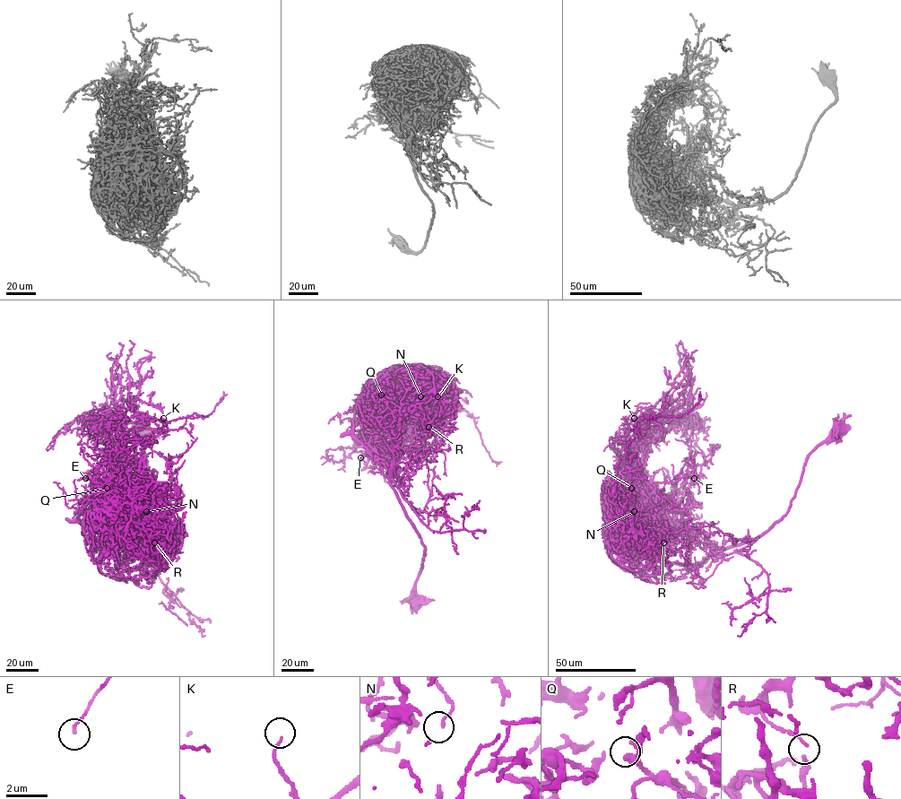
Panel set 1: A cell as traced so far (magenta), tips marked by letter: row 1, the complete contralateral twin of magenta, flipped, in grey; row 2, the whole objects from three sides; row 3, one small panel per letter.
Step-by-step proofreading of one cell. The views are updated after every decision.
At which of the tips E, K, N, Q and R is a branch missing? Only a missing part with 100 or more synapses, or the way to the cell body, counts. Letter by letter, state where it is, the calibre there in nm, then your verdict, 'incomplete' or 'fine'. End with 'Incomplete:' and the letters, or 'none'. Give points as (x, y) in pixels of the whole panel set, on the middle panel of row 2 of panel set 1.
E: at (360, 457); 110 nm thick; fine
K: at (437, 396); 140 nm thick; incomplete
N: at (420, 396); 90 nm thick; fine
Q: at (381, 395); 320 nm thick; fine
R: at (428, 427); 140 nm thick; fine
Incomplete: K

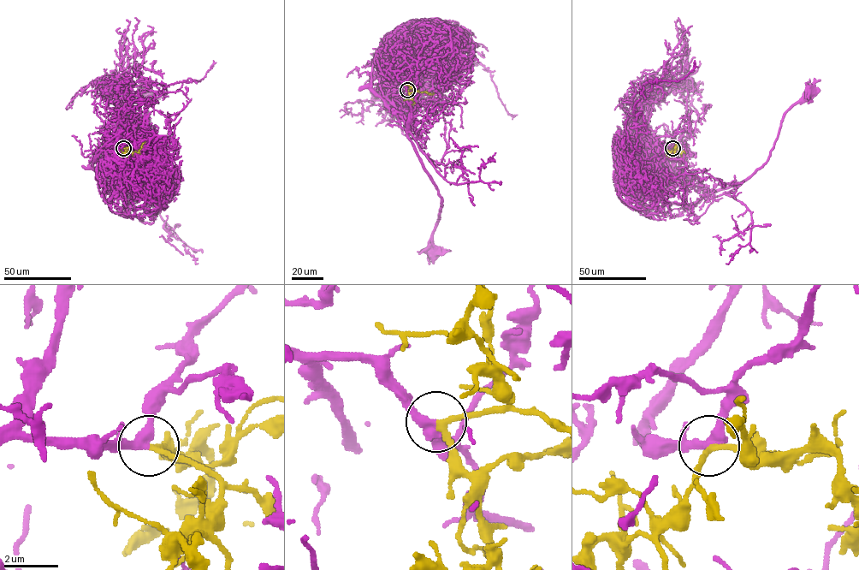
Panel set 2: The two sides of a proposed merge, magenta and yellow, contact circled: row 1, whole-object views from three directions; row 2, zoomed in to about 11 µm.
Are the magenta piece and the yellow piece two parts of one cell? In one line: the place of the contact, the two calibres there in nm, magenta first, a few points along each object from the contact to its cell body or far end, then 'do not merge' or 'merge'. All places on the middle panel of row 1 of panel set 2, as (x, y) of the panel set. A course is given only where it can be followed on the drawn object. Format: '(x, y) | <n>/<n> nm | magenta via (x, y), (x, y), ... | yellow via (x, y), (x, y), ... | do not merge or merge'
(407, 90) | 360/180 nm | magenta via (407, 90), (394, 85), (399, 87), (394, 105), (405, 122), (407, 139), (441, 198), (433, 233), (435, 252) | yellow via (407, 90), (433, 92) | merge

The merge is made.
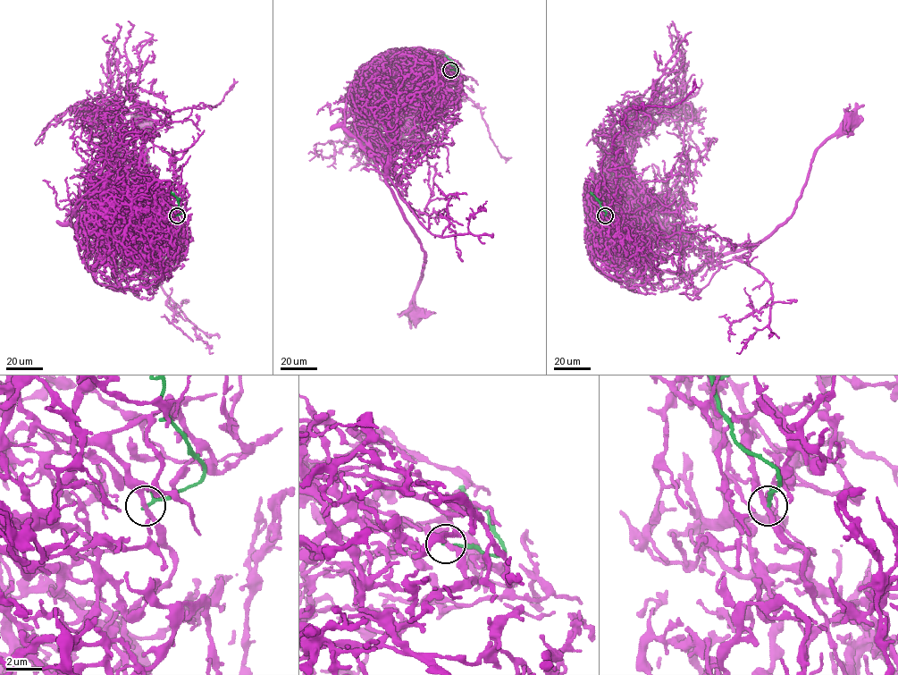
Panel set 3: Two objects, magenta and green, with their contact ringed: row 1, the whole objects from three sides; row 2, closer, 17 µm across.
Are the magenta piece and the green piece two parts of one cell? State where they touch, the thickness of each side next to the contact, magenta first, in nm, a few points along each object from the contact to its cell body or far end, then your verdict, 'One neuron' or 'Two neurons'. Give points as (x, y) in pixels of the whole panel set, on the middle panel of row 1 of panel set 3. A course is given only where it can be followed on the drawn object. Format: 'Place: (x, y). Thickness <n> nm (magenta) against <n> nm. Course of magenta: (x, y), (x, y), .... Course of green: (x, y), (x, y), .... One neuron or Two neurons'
Place: (450, 70). Thickness 240 nm (magenta) against 190 nm. Course of magenta: (450, 69), (443, 77), (423, 79), (396, 112), (390, 149), (386, 185), (424, 253), (416, 314). Course of green: (450, 69), (457, 70), (445, 55). Two neurons

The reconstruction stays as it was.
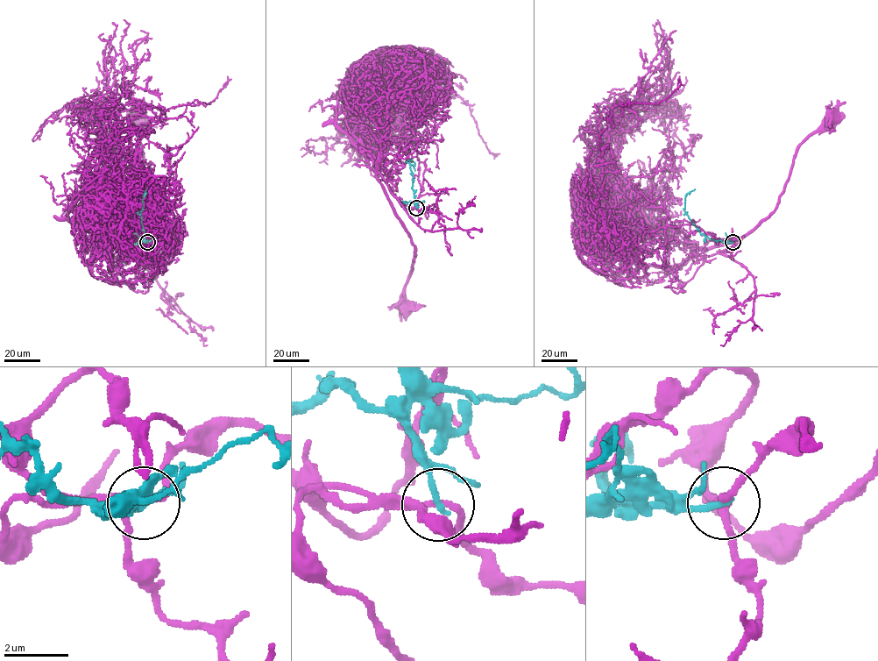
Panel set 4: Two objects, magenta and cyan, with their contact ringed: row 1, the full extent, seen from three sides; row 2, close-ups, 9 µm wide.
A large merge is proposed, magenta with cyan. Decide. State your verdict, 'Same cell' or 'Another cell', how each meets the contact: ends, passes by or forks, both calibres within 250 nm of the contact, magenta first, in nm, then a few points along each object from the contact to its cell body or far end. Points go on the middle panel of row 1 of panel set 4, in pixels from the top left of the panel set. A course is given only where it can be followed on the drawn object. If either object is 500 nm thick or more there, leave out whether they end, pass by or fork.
Same cell. At the ring magenta forks. At the ring cyan ends. Thickness 170 nm (magenta) against 200 nm. Course of magenta: (416, 208), (405, 205), (382, 175), (377, 174), (414, 247), (411, 276), (405, 286), (407, 307). Course of cyan: (416, 208), (410, 159), (414, 163), (415, 170)

